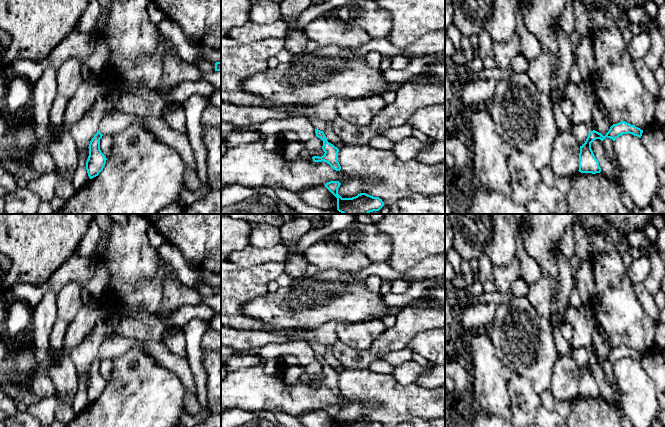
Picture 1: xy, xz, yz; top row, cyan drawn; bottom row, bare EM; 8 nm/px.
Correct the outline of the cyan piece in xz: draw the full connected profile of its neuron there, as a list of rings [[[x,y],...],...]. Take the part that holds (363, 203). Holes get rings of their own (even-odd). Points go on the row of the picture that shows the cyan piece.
[[[330,181],[324,186],[337,198],[337,210],[342,214],[369,214],[379,211],[384,206],[382,199],[366,193],[360,193],[352,198],[342,198],[338,194],[340,185],[339,181]]]

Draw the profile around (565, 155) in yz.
[[[559,132],[551,151],[550,167],[557,178],[573,176],[579,170],[580,143],[569,132]]]

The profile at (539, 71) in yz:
[[[542,51],[536,58],[528,61],[528,77],[535,83],[536,88],[544,94],[551,91],[551,58],[545,51]]]

